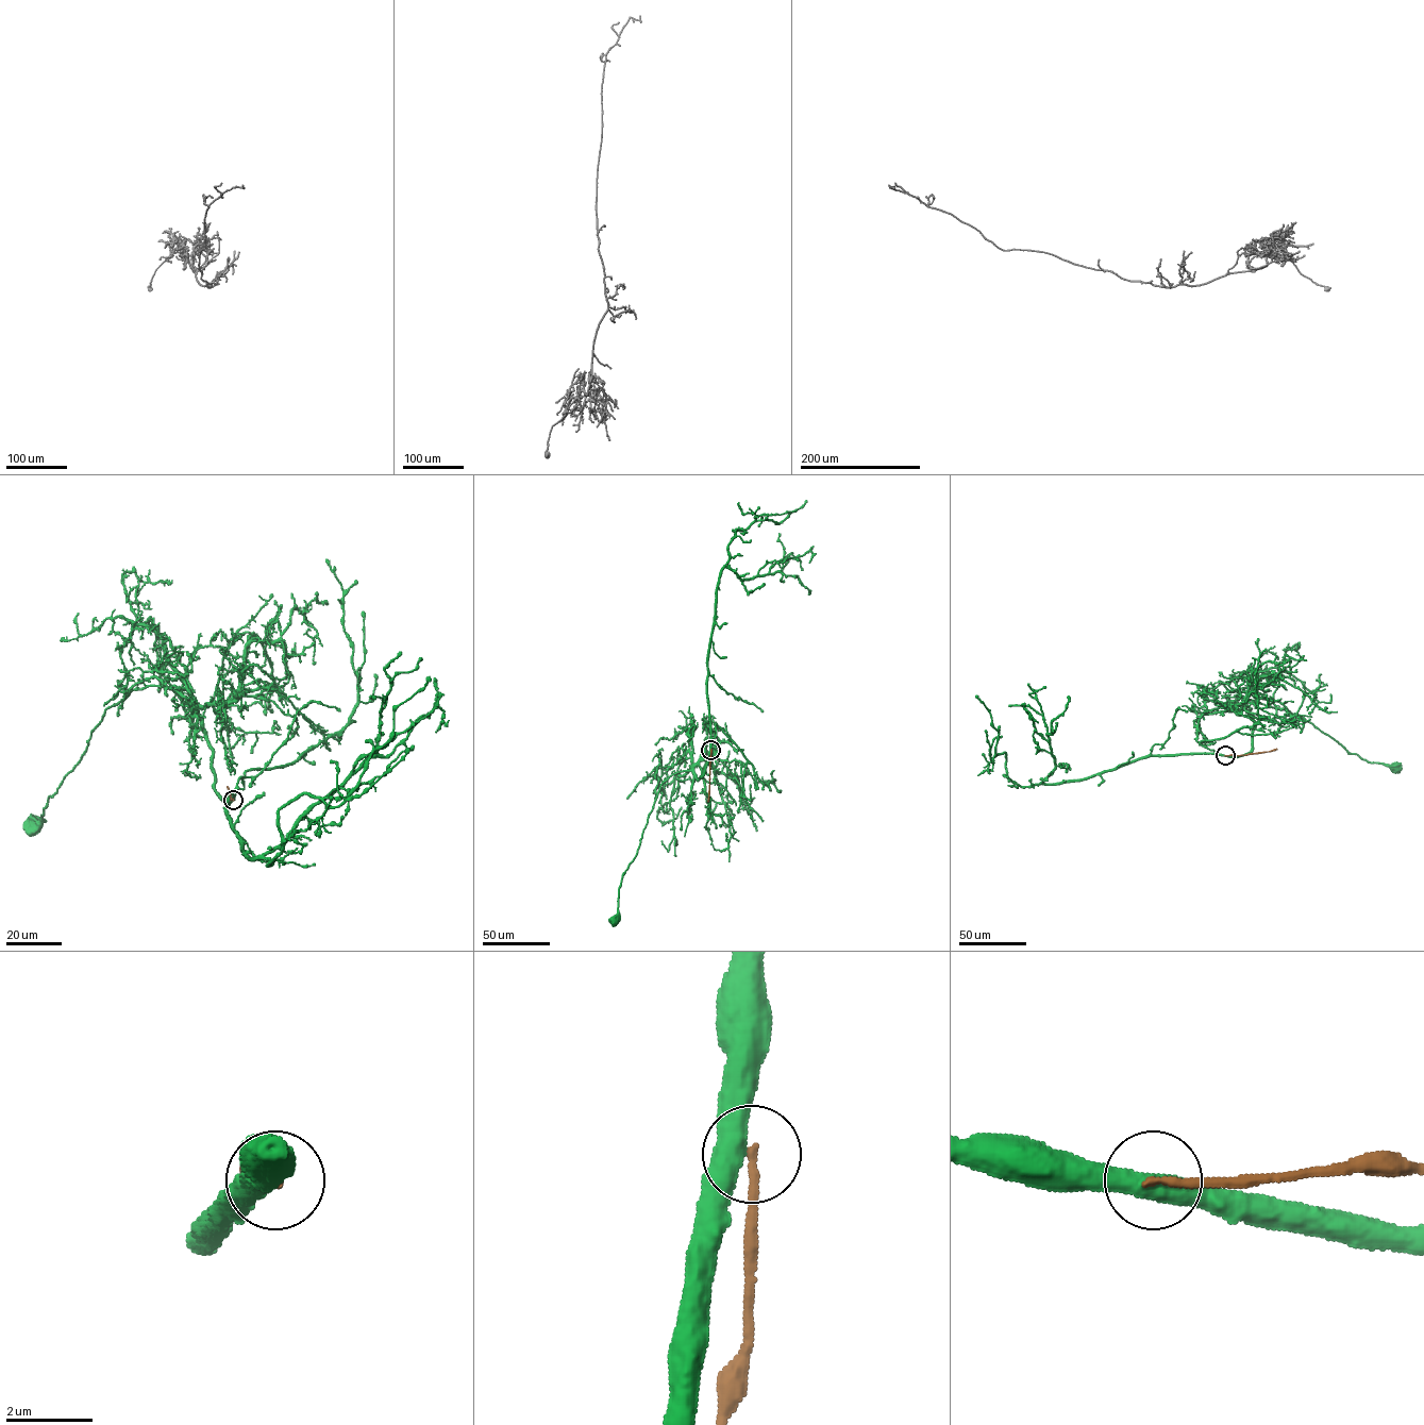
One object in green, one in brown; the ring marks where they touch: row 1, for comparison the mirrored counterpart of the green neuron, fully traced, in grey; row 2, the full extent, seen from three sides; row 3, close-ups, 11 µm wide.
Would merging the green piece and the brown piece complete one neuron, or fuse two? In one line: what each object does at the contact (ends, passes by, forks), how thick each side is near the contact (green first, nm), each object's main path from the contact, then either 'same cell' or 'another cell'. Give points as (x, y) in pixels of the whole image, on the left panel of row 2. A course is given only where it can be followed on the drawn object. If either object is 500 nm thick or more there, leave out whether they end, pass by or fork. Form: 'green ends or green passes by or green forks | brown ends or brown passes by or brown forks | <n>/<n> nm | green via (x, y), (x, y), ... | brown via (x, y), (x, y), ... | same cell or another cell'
500/200 nm | green via (233, 800), (215, 791), (212, 748), (199, 711), (171, 689), (145, 686), (109, 707), (34, 826) | brown via (233, 800), (227, 786) | another cell

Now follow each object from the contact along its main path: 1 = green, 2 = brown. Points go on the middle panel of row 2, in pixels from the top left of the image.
1: (710, 750), (705, 771), (699, 780), (691, 771), (682, 771), (660, 786), (637, 854), (622, 876), (615, 920)
2: (710, 750), (707, 801)

